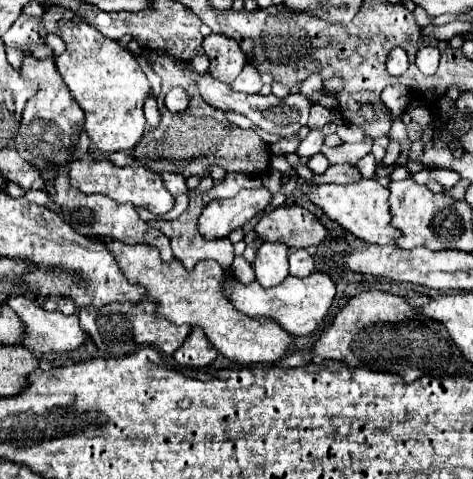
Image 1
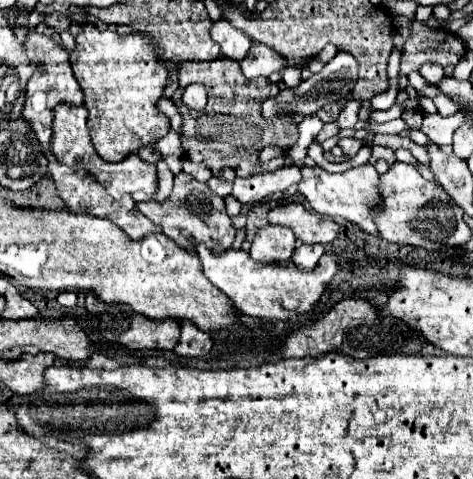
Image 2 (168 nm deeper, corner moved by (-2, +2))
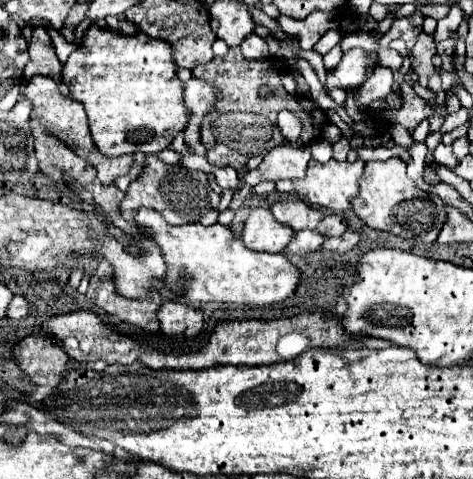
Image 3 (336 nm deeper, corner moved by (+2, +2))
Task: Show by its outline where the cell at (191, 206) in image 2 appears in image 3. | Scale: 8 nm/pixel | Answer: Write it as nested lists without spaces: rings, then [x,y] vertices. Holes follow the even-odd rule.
[[[146,155],[142,173],[130,183],[130,189],[120,201],[120,215],[126,221],[134,223],[134,213],[138,207],[150,207],[156,209],[158,213],[170,209],[170,211],[186,211],[186,215],[190,215],[188,217],[190,221],[202,221],[204,225],[210,225],[216,223],[218,219],[218,201],[220,195],[210,187],[208,177],[202,171],[194,171],[184,165],[168,165],[156,159],[156,155]]]

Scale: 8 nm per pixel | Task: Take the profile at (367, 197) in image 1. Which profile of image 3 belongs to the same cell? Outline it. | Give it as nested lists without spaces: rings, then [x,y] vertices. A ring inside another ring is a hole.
[[[330,159],[328,163],[318,163],[318,161],[310,161],[308,165],[308,173],[304,179],[298,181],[290,181],[290,189],[288,193],[296,193],[302,199],[306,199],[310,205],[322,205],[332,209],[334,213],[344,213],[350,209],[350,197],[354,197],[358,193],[358,181],[360,175],[364,171],[364,161],[354,161],[354,163],[340,163],[336,159]]]

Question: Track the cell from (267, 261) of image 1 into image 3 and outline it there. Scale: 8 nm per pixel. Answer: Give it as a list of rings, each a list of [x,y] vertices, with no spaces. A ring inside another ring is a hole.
[[[252,209],[244,231],[242,241],[252,251],[266,251],[266,253],[280,253],[290,243],[294,231],[278,221],[274,221],[274,215],[270,209]]]

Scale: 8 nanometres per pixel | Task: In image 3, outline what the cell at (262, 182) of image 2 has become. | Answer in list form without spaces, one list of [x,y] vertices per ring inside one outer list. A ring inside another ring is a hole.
[[[290,143],[278,145],[270,149],[264,161],[244,175],[246,185],[258,185],[262,181],[278,181],[278,179],[302,179],[306,175],[306,167],[310,161],[310,145],[292,147]]]

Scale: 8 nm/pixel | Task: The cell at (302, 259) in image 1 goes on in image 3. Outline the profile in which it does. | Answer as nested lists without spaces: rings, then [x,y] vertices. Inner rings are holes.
[[[298,231],[294,233],[292,241],[288,243],[286,247],[286,255],[308,255],[312,251],[318,251],[322,247],[322,241],[324,237],[320,233],[314,233],[314,231]]]

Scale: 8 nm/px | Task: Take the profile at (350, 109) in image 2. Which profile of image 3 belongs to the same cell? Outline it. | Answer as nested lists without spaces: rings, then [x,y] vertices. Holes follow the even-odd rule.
[[[378,65],[374,69],[374,73],[370,75],[370,79],[364,83],[364,87],[358,89],[358,95],[356,95],[356,105],[358,107],[368,107],[370,101],[376,101],[376,99],[382,99],[386,97],[390,91],[392,91],[392,69],[388,67],[382,67]]]

